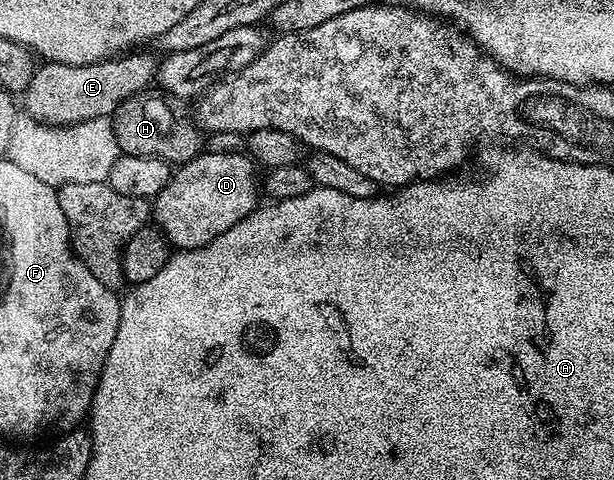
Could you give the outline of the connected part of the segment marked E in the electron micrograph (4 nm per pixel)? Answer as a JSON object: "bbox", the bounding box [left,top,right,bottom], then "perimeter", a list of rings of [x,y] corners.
{"bbox":[22,53,157,127],"perimeter":[[[119,53],[110,59],[100,59],[97,63],[86,63],[85,65],[65,65],[64,63],[44,62],[42,65],[36,66],[35,75],[29,81],[26,91],[22,92],[23,99],[22,110],[26,114],[32,115],[38,123],[45,123],[48,127],[68,127],[71,123],[84,123],[90,119],[107,119],[114,115],[116,108],[121,106],[125,100],[133,95],[137,95],[148,90],[150,83],[154,84],[157,79],[157,59],[154,54],[151,55],[135,55],[139,53]]]}

